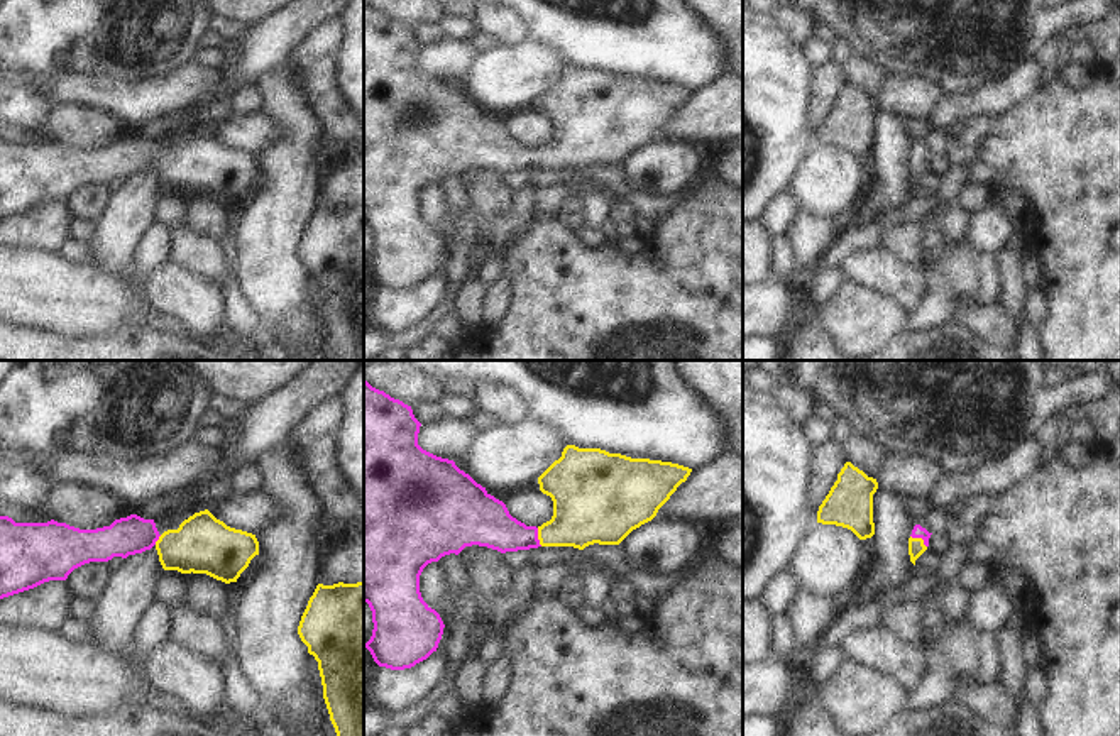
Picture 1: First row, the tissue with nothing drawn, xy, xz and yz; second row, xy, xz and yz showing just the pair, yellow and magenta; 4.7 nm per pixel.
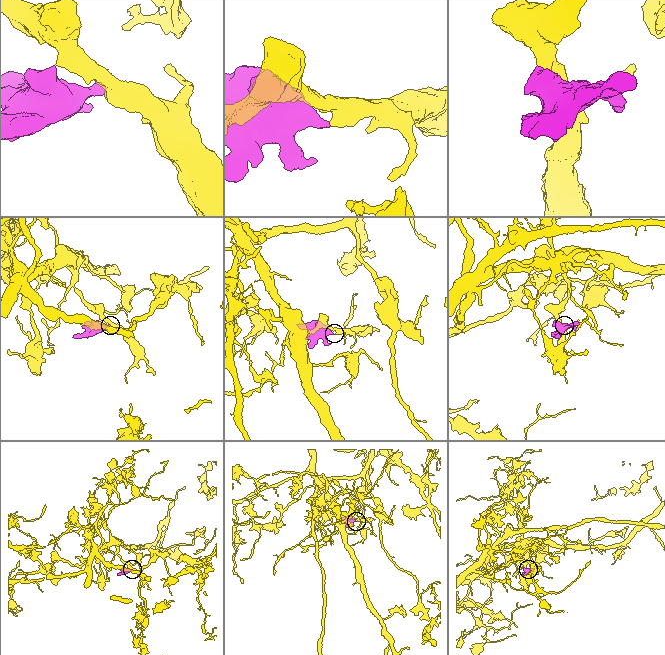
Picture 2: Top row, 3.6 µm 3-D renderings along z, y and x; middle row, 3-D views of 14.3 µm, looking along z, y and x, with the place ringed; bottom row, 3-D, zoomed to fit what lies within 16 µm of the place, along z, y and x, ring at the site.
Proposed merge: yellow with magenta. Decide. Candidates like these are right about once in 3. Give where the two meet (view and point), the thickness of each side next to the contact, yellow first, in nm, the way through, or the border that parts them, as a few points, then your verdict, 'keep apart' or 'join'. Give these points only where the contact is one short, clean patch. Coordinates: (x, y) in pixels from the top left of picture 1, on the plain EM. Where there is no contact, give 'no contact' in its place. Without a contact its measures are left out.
contact yz (921, 159); calibres 80 and 60 nm; way yz (916, 166), (921, 159), (917, 153); join

